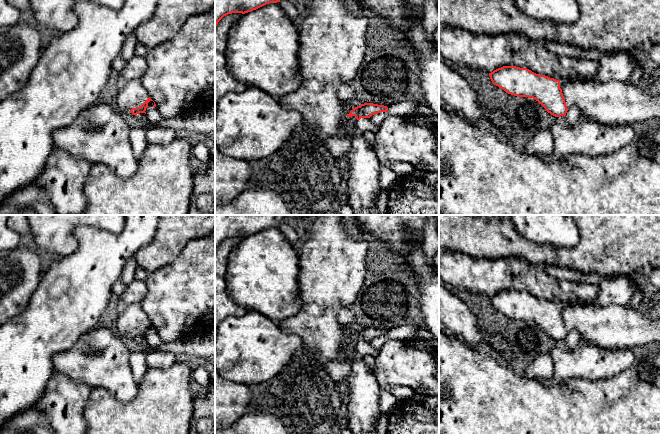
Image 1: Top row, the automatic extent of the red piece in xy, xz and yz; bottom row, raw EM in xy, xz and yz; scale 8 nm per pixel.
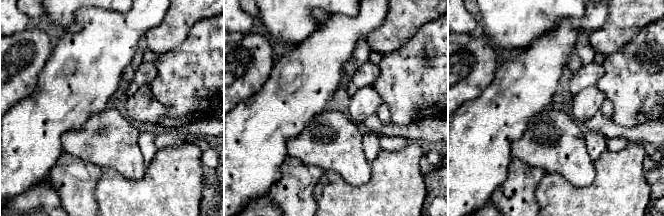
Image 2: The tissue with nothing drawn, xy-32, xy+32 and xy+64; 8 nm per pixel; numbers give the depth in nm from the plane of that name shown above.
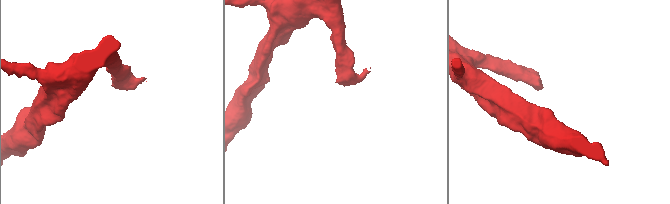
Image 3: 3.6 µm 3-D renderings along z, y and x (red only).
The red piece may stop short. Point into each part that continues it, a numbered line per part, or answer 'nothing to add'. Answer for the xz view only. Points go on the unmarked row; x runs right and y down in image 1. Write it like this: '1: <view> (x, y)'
1: xz (362, 409)

